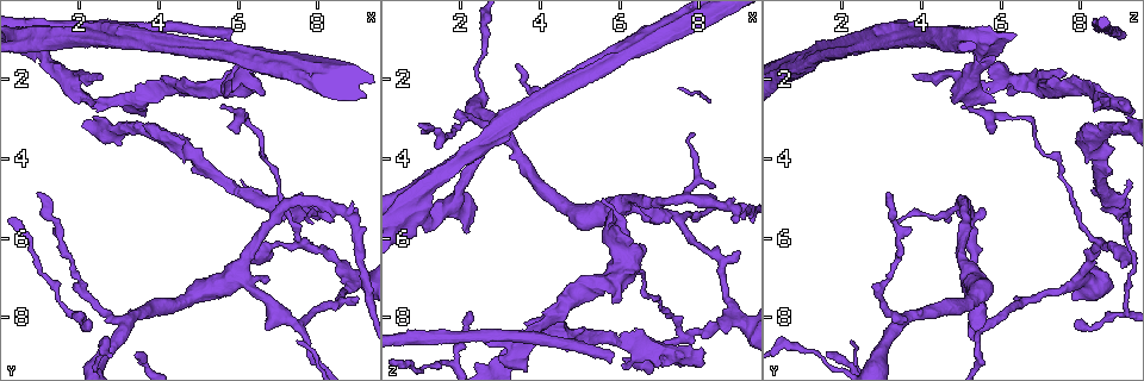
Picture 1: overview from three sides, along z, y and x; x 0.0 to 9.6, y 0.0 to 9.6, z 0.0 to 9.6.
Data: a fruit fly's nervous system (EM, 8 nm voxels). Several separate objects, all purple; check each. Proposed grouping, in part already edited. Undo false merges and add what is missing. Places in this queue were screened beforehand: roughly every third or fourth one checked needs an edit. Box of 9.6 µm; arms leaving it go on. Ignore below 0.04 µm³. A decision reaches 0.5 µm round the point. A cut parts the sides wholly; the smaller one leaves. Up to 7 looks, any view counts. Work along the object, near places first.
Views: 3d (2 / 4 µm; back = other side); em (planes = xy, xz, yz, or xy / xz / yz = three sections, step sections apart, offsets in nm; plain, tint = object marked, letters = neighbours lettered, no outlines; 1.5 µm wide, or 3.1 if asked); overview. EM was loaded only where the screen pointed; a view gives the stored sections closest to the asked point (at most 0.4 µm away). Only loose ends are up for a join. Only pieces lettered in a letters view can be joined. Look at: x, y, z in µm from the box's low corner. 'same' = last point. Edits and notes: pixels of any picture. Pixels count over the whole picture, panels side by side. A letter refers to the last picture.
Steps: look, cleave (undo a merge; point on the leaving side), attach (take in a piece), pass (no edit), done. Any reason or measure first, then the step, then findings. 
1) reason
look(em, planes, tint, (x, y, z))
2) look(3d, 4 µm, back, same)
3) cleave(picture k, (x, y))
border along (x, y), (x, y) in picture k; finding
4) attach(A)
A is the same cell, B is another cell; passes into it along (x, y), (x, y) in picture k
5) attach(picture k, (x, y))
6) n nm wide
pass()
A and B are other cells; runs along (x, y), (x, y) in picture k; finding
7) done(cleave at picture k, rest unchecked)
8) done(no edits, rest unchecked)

end of a long branch
look(em, planes, letters, (5.90, 0.70, 9.00))

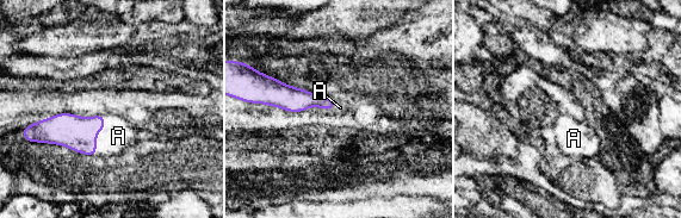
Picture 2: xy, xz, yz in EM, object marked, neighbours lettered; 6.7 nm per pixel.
attach(A)
A is the same cell; passes into it along (79, 134), (97, 132), (118, 136) in picture 2; it goes on there

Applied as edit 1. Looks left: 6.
see it whole again
look(overview)

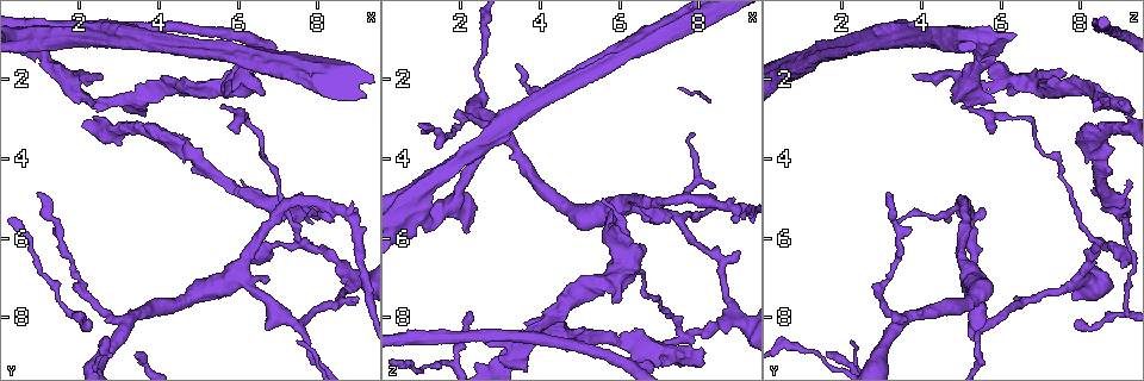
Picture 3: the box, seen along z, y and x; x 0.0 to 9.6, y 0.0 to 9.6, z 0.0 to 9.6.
free end
look(3d, 2 µm, back, (1.00, 4.85, 3.10))

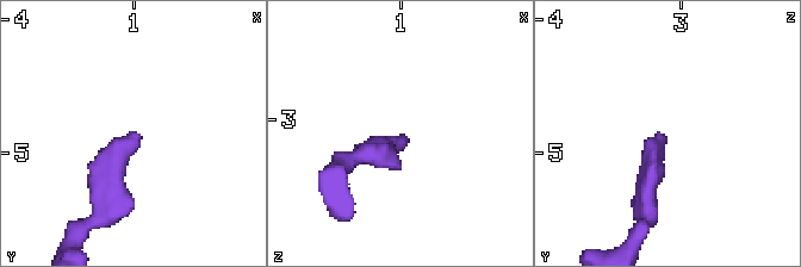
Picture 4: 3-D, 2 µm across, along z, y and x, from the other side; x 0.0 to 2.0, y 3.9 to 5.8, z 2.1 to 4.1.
look(em, planes, tint, (0.92, 4.86, 3.14))

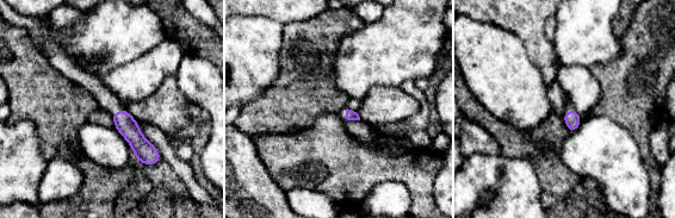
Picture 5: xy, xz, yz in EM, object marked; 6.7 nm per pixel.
what lies round it
look(em, planes, letters, same)

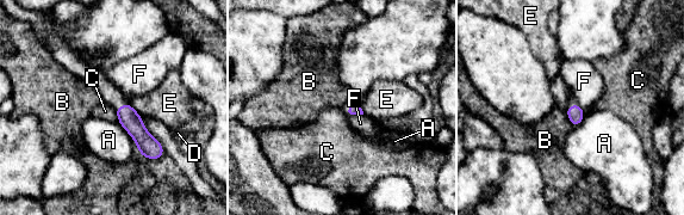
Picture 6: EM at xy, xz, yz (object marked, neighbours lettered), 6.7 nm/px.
pass()
A, B, C, D, E and F are other cells; runs along (118, 110), (136, 128), (155, 157) in picture 6; no lettered piece goes on from it

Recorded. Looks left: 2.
branch stops here
look(em, xy, step 4, plain, (2.55, 1.85, 3.85))

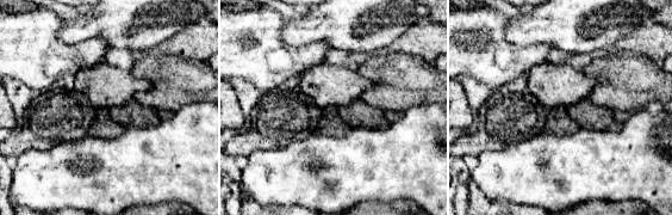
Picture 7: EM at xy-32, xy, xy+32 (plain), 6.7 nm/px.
look(em, xy, step 4, letters, same)

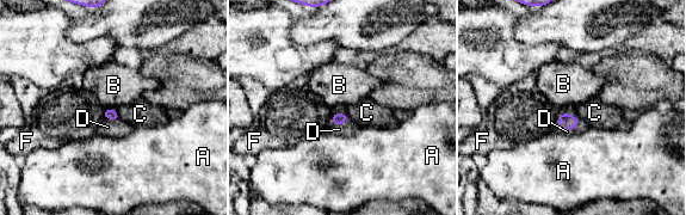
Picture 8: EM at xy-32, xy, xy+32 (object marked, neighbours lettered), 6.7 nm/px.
attach(D)
D is the same cell, A, B, C and F are other cells; passes into it along (338, 117), (339, 123), (347, 129) in picture 8; the neuron continues

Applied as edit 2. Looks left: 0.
done(attach at picture 2, attach at picture 8, rest unchecked)

